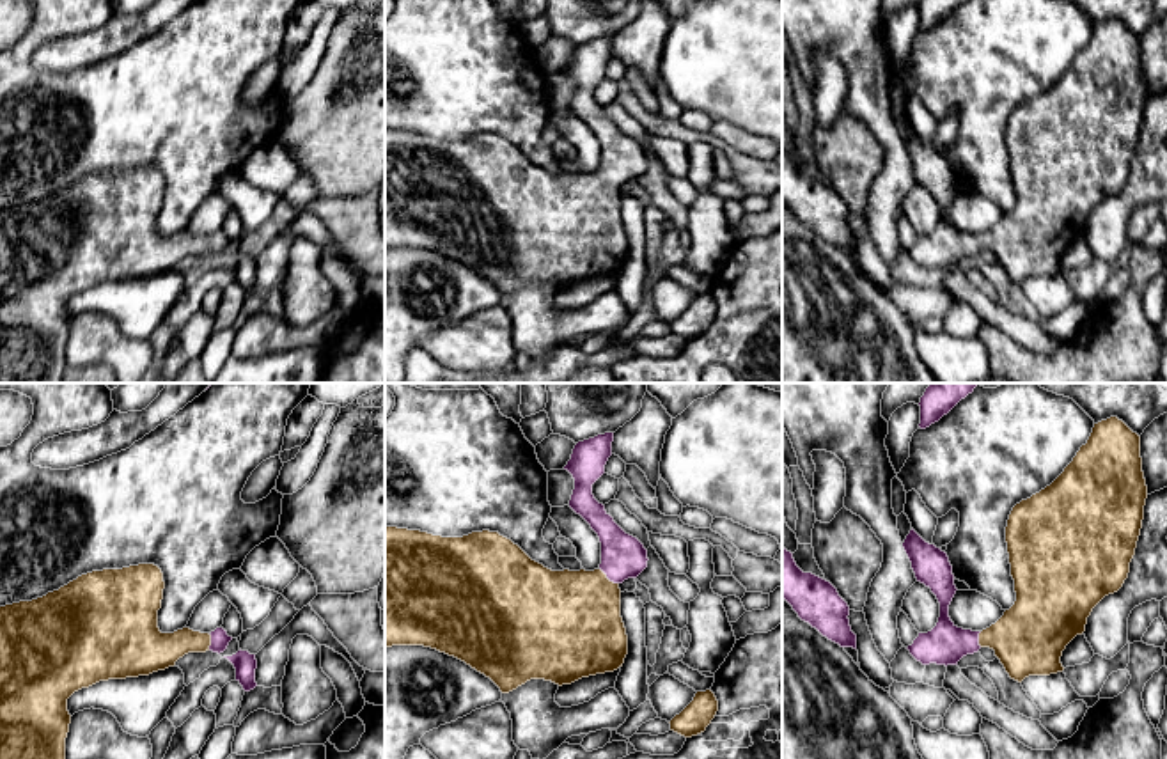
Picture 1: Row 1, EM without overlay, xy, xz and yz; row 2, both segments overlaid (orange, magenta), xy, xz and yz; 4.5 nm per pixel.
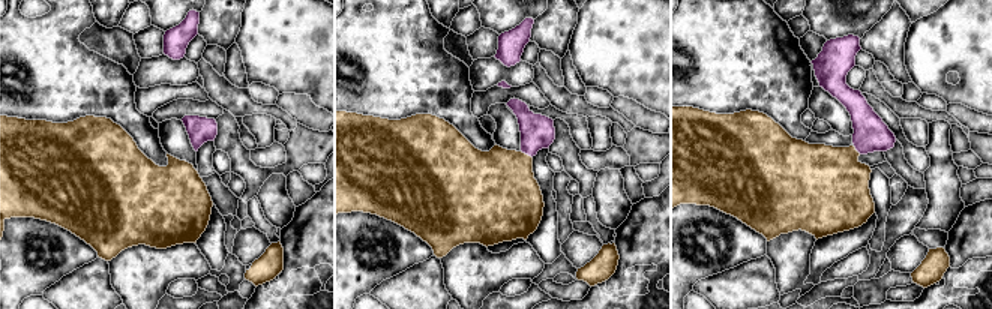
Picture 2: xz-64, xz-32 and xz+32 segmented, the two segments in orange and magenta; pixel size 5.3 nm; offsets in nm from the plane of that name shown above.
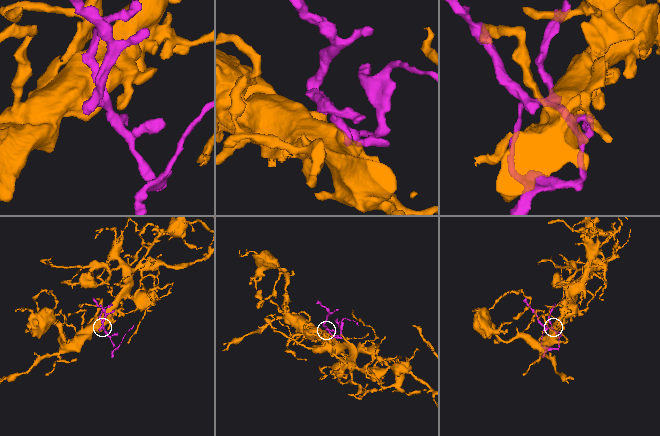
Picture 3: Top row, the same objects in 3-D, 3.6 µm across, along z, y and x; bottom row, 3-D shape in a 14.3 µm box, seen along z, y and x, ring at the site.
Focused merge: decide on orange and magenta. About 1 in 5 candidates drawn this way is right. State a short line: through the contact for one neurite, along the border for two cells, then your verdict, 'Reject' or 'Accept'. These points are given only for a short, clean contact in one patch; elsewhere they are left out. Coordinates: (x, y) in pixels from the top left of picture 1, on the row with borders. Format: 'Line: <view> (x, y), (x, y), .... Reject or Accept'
Line: xz (571, 621), (607, 579), (623, 555). Accept

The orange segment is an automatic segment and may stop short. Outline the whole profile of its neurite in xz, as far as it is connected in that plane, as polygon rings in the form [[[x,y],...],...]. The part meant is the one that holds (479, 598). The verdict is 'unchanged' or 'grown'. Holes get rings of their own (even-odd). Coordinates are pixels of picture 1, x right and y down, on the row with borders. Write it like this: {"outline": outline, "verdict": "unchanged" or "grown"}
{"outline": [[[614,433],[578,442],[564,466],[575,479],[569,507],[591,525],[601,543],[601,564],[594,571],[552,571],[498,532],[482,530],[463,537],[442,537],[385,527],[385,647],[436,649],[490,677],[502,693],[530,679],[562,686],[623,667],[628,654],[628,635],[621,617],[619,585],[628,578],[637,578],[647,567],[649,559],[644,544],[626,534],[592,495],[592,484],[605,473],[605,465],[612,456],[612,442]]], "verdict": "grown"}

